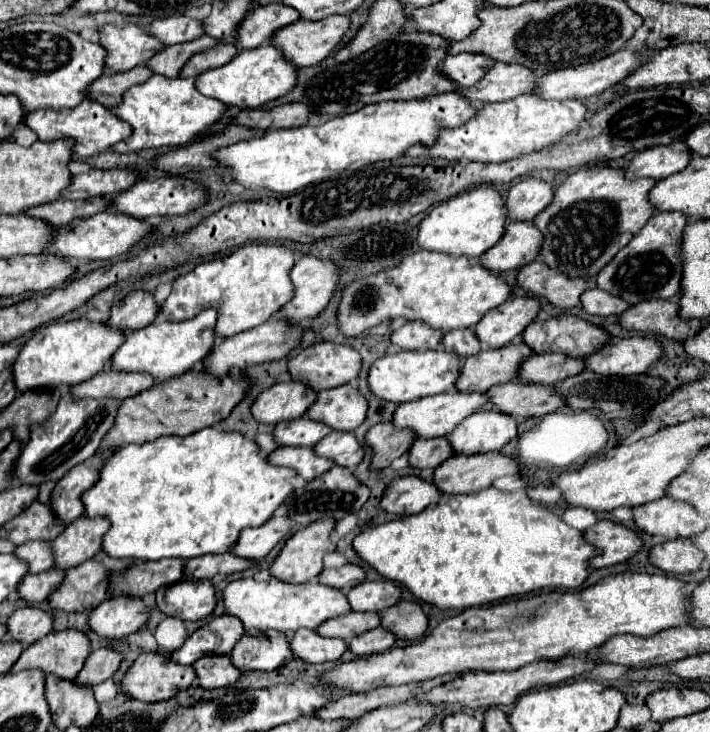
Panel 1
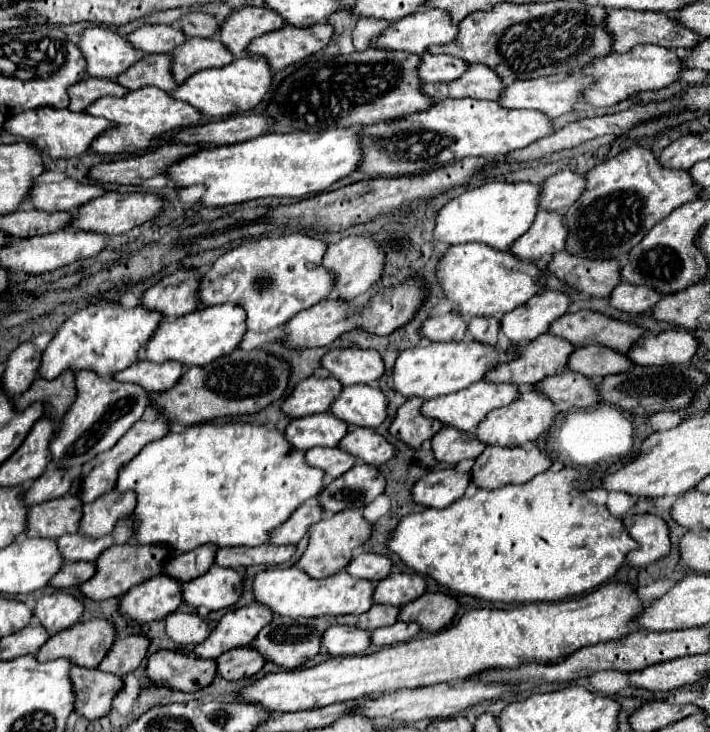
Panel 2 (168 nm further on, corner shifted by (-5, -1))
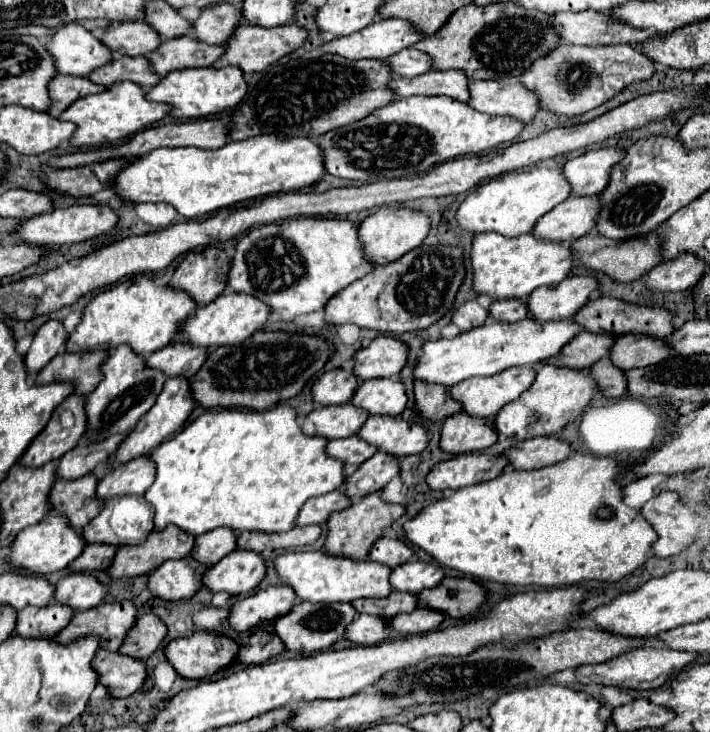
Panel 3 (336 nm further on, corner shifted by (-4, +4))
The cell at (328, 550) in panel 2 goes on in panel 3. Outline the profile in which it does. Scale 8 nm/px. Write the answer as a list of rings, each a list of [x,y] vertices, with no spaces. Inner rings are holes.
[[[382,492],[368,494],[362,500],[356,500],[350,508],[340,510],[332,514],[332,518],[328,518],[328,536],[324,544],[324,550],[328,548],[328,554],[348,554],[350,558],[356,558],[356,560],[368,558],[372,544],[384,534],[384,530],[390,528],[394,520],[406,514],[406,508],[402,504],[384,502],[380,496]]]

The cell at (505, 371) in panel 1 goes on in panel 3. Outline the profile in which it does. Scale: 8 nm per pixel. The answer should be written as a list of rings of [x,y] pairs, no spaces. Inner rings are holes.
[[[580,332],[556,358],[546,360],[546,364],[556,366],[568,366],[568,368],[588,368],[596,364],[598,360],[606,358],[610,354],[610,348],[614,344],[614,336],[608,334],[592,334],[592,332]]]

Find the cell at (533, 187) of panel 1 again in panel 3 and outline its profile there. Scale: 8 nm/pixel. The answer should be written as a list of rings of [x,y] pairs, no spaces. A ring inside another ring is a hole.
[[[598,148],[590,150],[564,164],[564,174],[572,184],[572,196],[600,194],[608,182],[612,168],[626,156],[626,148]]]

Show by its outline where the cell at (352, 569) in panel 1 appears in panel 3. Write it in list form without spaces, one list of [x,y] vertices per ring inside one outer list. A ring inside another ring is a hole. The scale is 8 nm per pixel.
[[[380,538],[376,542],[376,546],[372,548],[370,560],[384,562],[384,564],[396,568],[396,566],[412,560],[414,556],[416,556],[414,550],[404,540],[400,540],[400,538]]]

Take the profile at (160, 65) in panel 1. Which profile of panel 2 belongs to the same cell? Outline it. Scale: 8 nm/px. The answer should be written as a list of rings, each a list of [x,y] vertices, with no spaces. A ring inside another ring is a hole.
[[[149,53],[149,55],[143,55],[137,65],[129,67],[129,71],[121,73],[117,81],[131,91],[145,85],[155,85],[163,91],[173,91],[177,89],[177,83],[171,73],[171,63],[173,63],[171,55]]]

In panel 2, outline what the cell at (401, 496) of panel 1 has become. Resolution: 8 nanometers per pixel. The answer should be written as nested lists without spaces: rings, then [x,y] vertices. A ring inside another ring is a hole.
[[[455,469],[431,471],[413,485],[413,501],[423,507],[445,509],[463,497],[465,487],[469,485],[467,473],[457,473]]]

